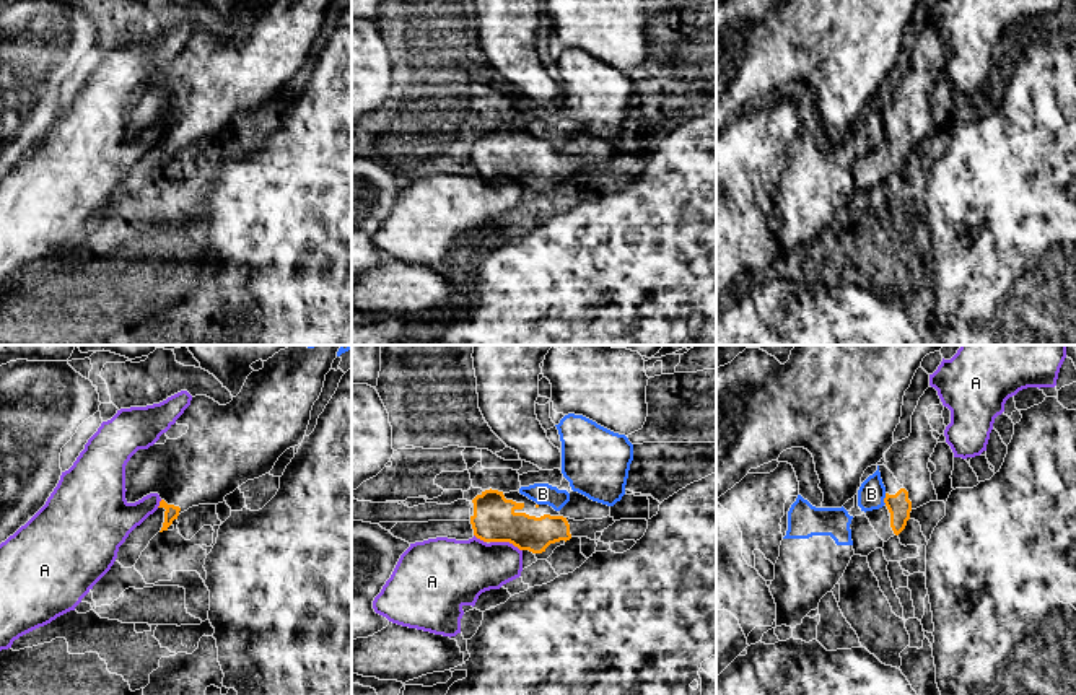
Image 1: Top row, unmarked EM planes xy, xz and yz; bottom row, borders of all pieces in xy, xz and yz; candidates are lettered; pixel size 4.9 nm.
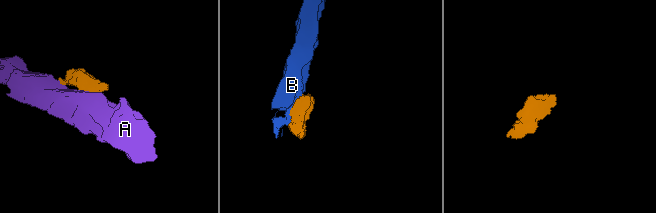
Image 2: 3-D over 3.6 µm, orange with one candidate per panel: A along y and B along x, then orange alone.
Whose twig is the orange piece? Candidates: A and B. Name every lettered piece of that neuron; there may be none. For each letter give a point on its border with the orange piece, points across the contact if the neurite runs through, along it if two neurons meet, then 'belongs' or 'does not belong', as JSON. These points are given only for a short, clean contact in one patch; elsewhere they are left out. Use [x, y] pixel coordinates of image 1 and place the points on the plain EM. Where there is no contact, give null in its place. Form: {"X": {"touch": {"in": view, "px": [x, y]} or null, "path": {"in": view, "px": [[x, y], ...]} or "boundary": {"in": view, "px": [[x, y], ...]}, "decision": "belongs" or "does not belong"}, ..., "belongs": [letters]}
{"A": {"touch": {"in": "xz", "px": [507, 176]}, "decision": "does not belong"}, "B": {"touch": {"in": "yz", "px": [884, 134]}, "decision": "does not belong"}, "belongs": []}

